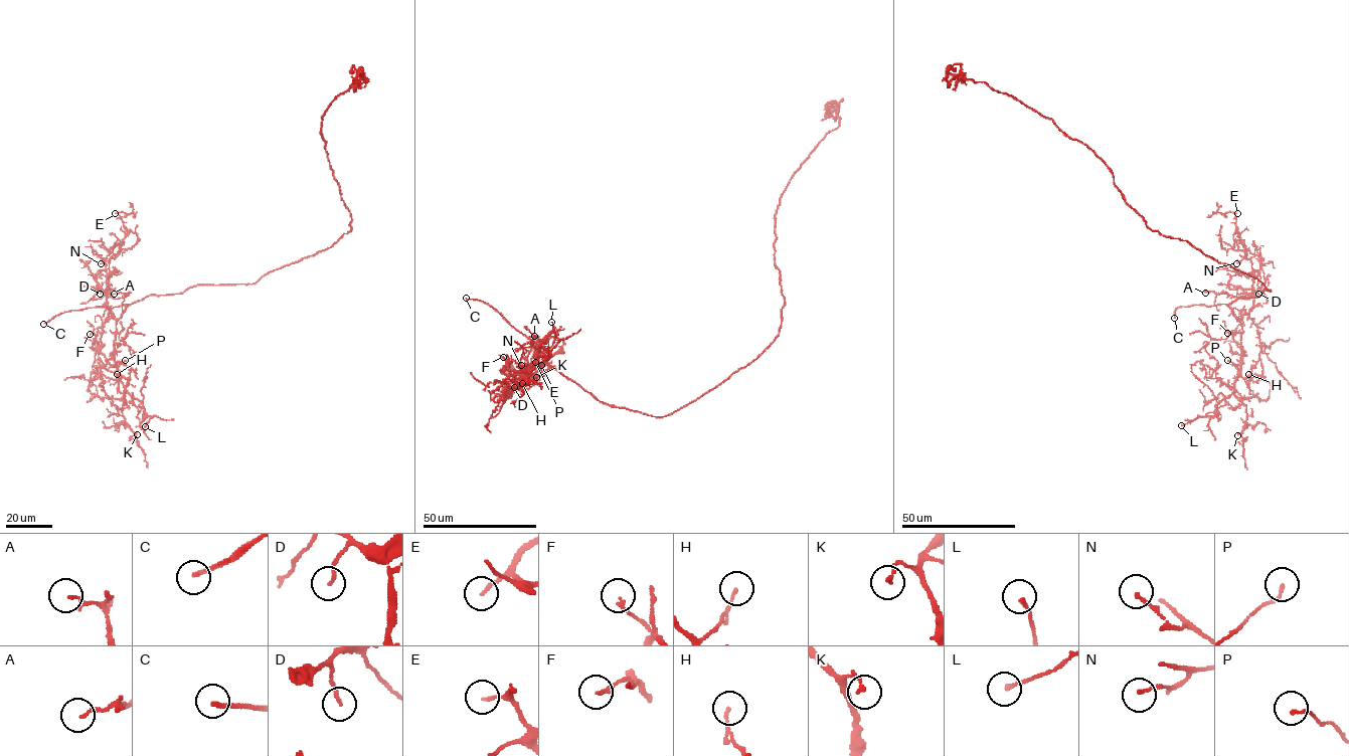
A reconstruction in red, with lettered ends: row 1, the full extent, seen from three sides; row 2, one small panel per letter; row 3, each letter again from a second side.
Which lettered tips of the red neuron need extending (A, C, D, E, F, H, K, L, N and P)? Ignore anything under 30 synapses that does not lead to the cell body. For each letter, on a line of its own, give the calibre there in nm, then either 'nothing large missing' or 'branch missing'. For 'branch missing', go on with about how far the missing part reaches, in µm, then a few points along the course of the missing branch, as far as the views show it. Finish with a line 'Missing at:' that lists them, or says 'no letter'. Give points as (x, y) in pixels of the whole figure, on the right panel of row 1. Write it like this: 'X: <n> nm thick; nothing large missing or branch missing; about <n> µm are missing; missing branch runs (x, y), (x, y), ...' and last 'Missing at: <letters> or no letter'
A: 170 nm thick; nothing large missing
C: 190 nm thick; branch missing; about 40 µm are missing; missing branch runs (1174, 318), (1197, 335), (1209, 335)
D: 140 nm thick; nothing large missing
E: 130 nm thick; nothing large missing
F: 130 nm thick; nothing large missing
H: 130 nm thick; nothing large missing
K: 160 nm thick; nothing large missing
L: 150 nm thick; nothing large missing
N: 130 nm thick; nothing large missing
P: 130 nm thick; nothing large missing
Missing at: C

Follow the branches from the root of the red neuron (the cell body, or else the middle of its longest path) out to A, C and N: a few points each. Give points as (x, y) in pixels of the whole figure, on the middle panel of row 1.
A: (734, 373), (667, 415), (654, 416), (598, 400), (546, 362), (538, 349), (543, 348), (534, 336)
C: (734, 373), (666, 416), (612, 407), (552, 367), (532, 342), (493, 308), (466, 298)
N: (734, 373), (667, 415), (654, 416), (600, 402), (545, 361), (520, 384), (530, 374), (521, 365)

